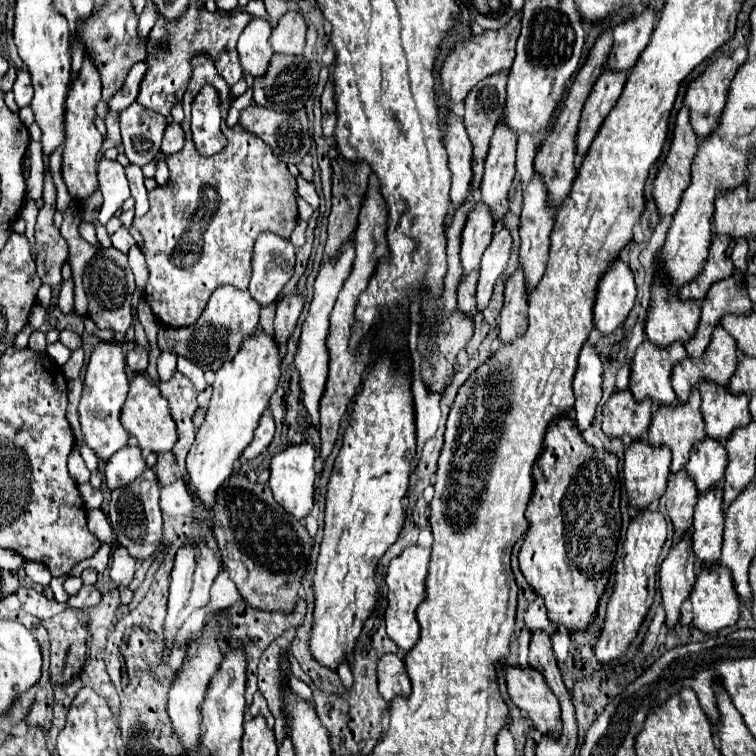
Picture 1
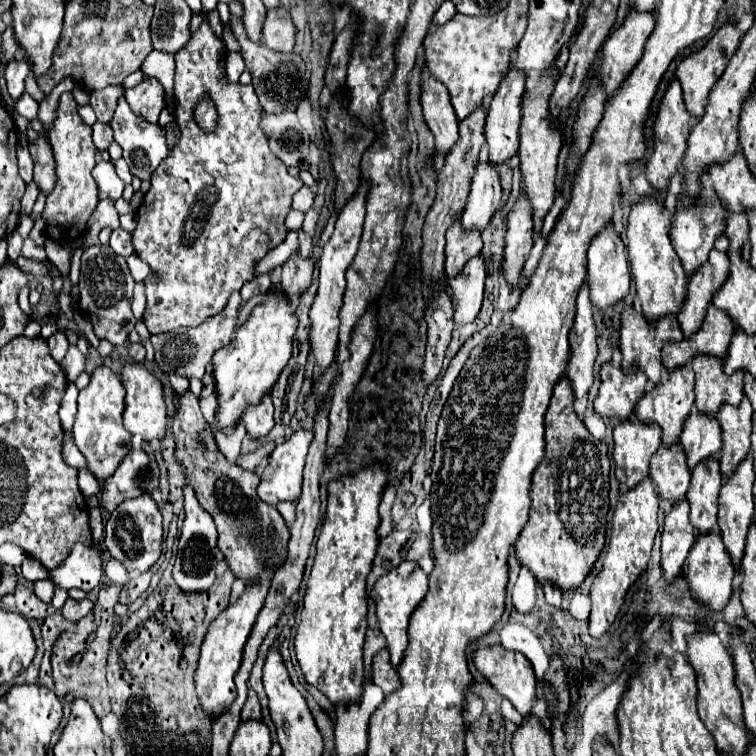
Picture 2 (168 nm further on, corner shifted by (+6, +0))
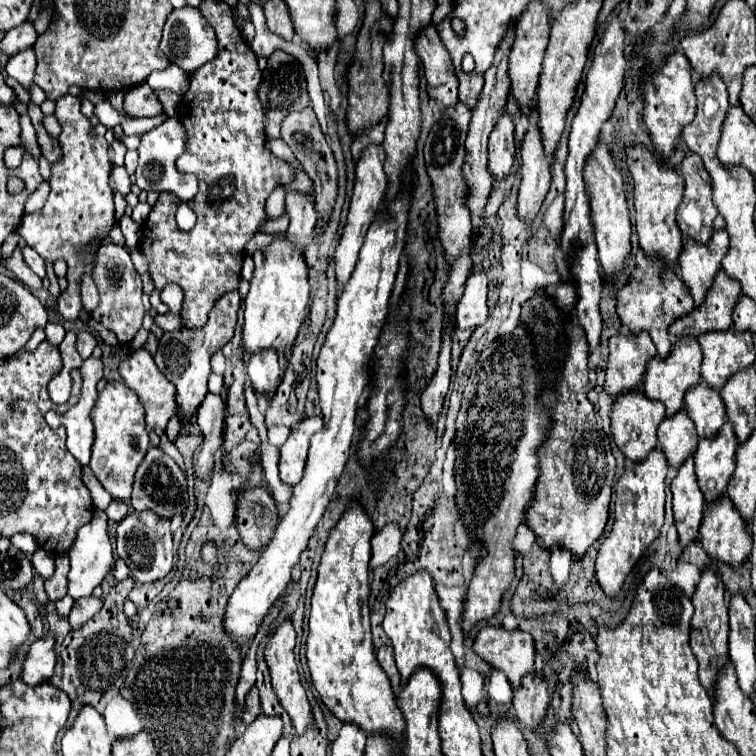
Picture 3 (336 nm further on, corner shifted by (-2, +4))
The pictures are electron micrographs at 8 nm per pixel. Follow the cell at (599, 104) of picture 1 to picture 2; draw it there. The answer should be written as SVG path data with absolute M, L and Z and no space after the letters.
M630 8L624 22L606 40L602 48L604 60L600 68L600 78L606 92L618 88L628 68L636 66L636 62L642 58L644 44L652 34L654 24L656 22L652 12L640 12L636 8Z

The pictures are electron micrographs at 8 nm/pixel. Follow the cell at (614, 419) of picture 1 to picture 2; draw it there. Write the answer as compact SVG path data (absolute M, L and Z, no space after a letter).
M604 362L600 370L600 392L594 400L594 410L602 418L626 420L630 418L636 402L644 396L648 378L640 368L634 372L624 372L612 362Z

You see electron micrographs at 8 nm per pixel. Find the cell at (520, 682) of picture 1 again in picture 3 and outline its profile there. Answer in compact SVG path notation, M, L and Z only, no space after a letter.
M486 626L474 638L474 652L492 668L504 672L512 688L520 688L524 676L536 674L534 642L522 630L508 632L502 626Z

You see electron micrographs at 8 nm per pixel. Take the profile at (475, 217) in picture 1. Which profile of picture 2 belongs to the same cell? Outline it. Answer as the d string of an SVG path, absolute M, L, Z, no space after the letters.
M478 158L476 172L472 176L470 196L462 214L464 228L484 230L492 214L500 206L500 196L502 196L502 186L500 186L500 176L496 166L488 158Z

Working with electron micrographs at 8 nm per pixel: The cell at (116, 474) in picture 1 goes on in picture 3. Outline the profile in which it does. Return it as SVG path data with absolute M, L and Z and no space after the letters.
M150 446L140 468L136 470L136 476L134 476L132 496L130 496L132 508L138 512L140 510L154 510L162 518L172 518L174 514L186 512L186 502L188 502L186 476L182 474L178 464L168 454L164 454L160 448Z

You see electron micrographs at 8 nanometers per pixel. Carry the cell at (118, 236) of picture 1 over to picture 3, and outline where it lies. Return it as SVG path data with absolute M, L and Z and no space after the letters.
M124 216L120 222L118 222L124 238L126 238L126 248L132 250L132 248L138 248L140 240L142 240L142 226L138 226L130 216Z

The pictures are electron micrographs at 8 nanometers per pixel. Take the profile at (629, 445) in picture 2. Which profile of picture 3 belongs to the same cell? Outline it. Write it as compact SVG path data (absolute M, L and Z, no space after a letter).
M628 392L614 400L610 418L612 418L612 436L620 452L632 462L642 462L656 448L656 430L664 420L664 404L648 400L642 392Z

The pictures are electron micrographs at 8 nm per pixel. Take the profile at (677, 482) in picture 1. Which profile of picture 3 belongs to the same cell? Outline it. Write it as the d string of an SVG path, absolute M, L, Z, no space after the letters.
M680 410L676 416L666 418L658 426L658 448L664 452L670 468L678 470L686 458L696 454L698 434L688 418L686 410Z

